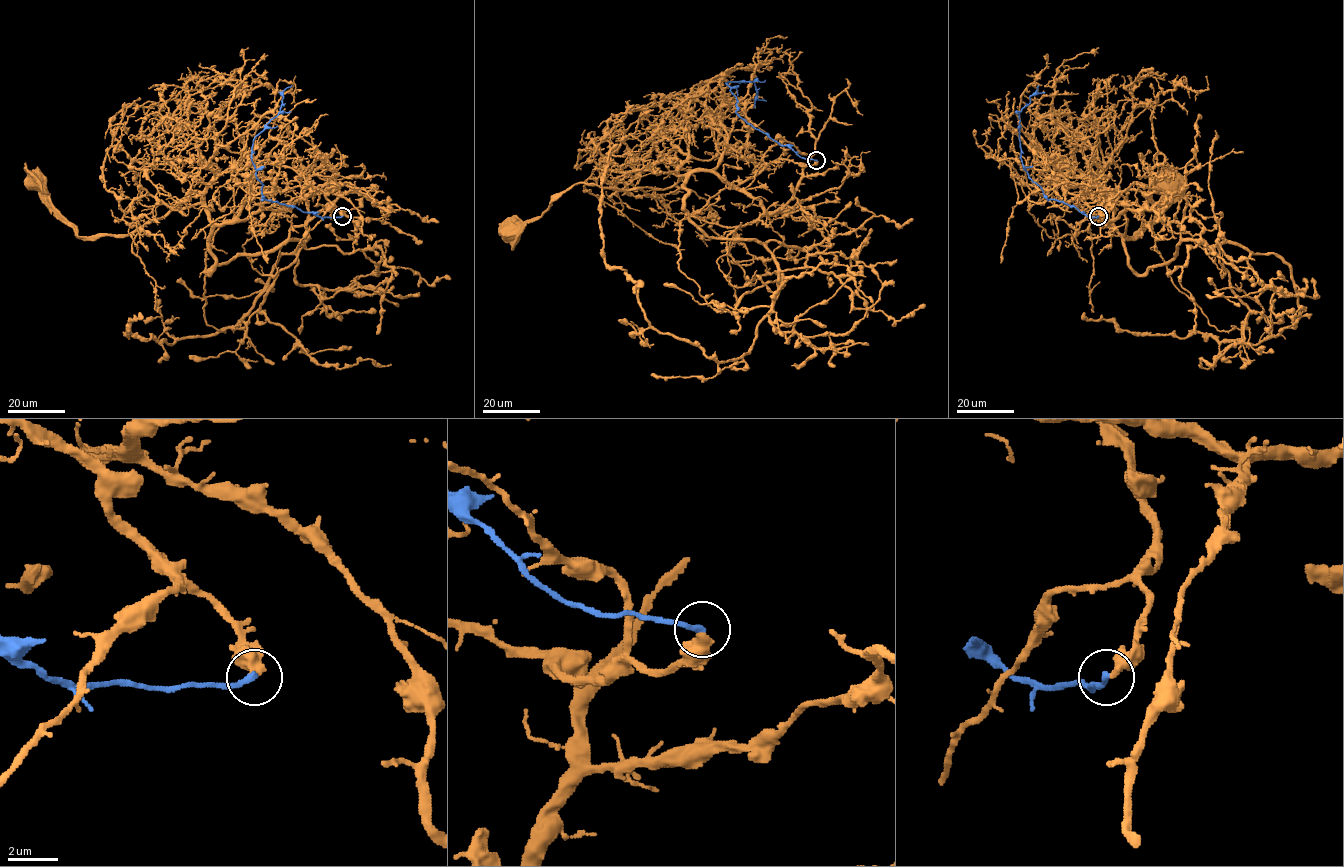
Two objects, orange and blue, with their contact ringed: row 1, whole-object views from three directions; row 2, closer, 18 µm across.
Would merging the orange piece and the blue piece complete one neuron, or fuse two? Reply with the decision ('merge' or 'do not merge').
do not merge

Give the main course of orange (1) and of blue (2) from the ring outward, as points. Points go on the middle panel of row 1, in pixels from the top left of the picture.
1: (816, 161), (774, 160), (735, 188), (712, 172), (691, 170), (664, 188), (577, 183), (540, 216), (509, 231)
2: (816, 160), (800, 157), (754, 129), (736, 112), (736, 97), (726, 83), (752, 81), (757, 97), (766, 101)

